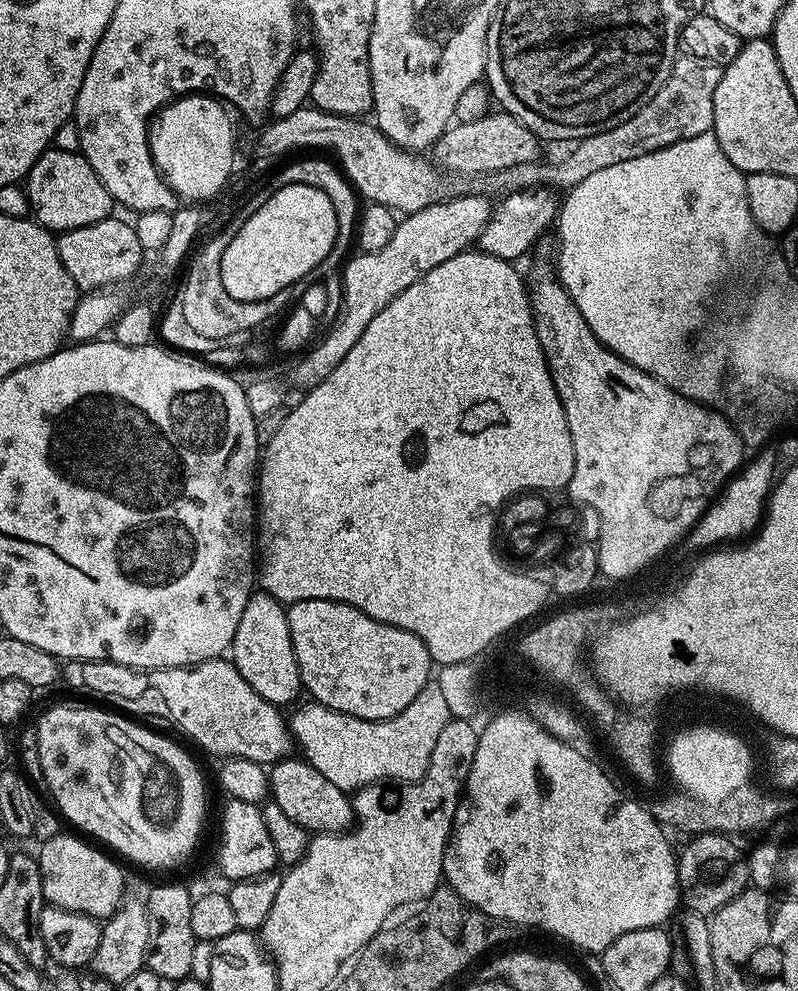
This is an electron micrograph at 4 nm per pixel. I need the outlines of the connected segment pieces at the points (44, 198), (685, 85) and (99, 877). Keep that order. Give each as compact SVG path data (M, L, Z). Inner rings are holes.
M49 146L28 171L26 191L30 212L36 223L53 234L90 226L113 215L111 194L106 186L102 186L98 174L94 174L94 166L90 166L88 159L80 152Z
M677 55L670 70L670 78L666 78L662 90L658 90L658 94L654 94L654 98L650 98L650 102L646 102L646 106L638 110L638 114L624 120L622 126L614 126L614 131L620 132L619 162L626 162L624 156L638 158L679 140L712 131L714 90L718 90L721 71L721 65L693 56Z
M53 834L41 843L44 845L38 851L38 859L44 899L53 908L65 908L87 916L107 918L116 911L126 894L124 872L111 860L113 857L107 851L79 835L76 836Z

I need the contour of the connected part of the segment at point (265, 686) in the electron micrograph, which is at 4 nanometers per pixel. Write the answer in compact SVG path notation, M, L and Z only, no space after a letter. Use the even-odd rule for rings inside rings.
M263 590L253 591L251 598L246 602L246 610L242 610L242 618L238 618L238 630L232 639L230 649L231 663L250 682L250 686L268 704L285 706L302 692L302 681L300 678L300 667L294 654L294 646L290 642L290 626L288 625L288 614L285 605Z

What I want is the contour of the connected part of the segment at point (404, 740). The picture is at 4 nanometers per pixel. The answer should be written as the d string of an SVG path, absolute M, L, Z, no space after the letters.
M430 682L406 710L384 720L364 720L344 715L323 704L308 705L289 715L291 735L302 748L301 755L324 778L345 793L365 784L381 782L416 783L424 776L442 729L452 717L438 682Z

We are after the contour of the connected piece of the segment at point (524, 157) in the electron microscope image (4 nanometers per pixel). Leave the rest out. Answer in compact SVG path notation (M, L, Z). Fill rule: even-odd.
M496 110L481 120L453 123L432 145L430 152L436 155L437 165L440 163L442 167L461 172L464 176L480 176L483 172L500 172L514 164L531 165L537 159L537 143L537 137L529 128L522 126L507 112Z

